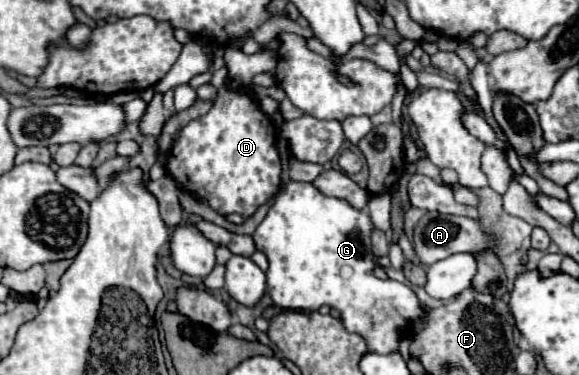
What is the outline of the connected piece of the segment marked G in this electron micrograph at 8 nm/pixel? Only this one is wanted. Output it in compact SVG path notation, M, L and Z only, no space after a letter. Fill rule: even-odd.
M290 181L290 183L286 185L286 191L276 197L274 205L272 205L270 211L266 213L264 221L256 227L256 231L254 231L252 237L254 237L256 249L258 249L258 251L264 251L264 255L268 257L270 267L268 267L268 271L266 271L266 289L268 289L272 301L274 301L278 307L282 307L282 309L318 311L322 305L328 305L328 307L340 311L340 321L342 321L342 325L344 325L344 329L346 329L348 333L358 333L358 335L362 335L362 337L366 339L366 345L368 345L368 351L370 351L370 353L382 353L382 355L386 355L386 353L398 353L402 333L410 327L410 323L414 323L414 321L418 321L418 319L424 317L424 309L422 309L422 305L420 305L420 301L418 301L418 297L416 297L416 293L414 293L408 285L404 285L404 283L388 283L388 279L378 279L378 277L372 273L374 267L376 267L376 259L374 259L372 243L370 243L372 227L374 227L374 225L372 225L370 215L368 215L366 209L354 209L350 203L346 203L346 201L342 201L342 199L326 197L326 195L322 195L312 183L296 183L296 181Z

